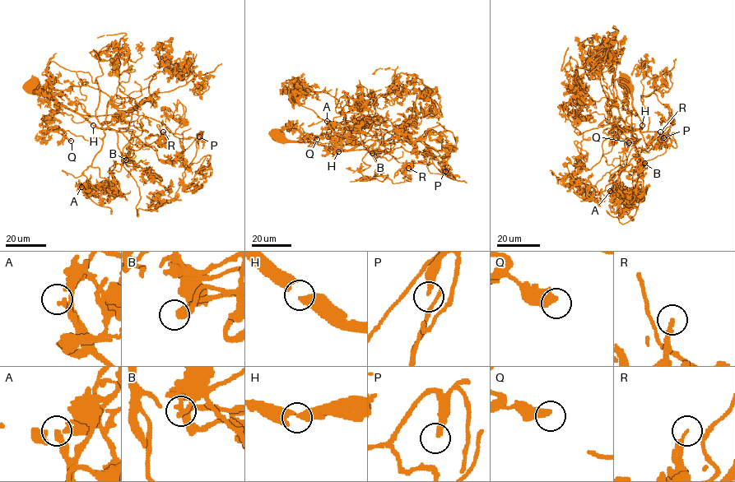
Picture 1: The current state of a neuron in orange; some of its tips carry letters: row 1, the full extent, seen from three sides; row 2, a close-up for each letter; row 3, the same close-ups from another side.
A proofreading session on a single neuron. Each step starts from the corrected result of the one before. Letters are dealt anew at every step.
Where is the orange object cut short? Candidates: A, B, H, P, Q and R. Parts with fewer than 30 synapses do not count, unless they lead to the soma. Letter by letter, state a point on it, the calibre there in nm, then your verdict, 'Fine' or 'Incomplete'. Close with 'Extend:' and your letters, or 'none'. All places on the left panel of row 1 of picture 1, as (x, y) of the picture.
A: Place: (81, 187). Thickness 280 nm. Fine
B: Place: (126, 159). Thickness 280 nm. Fine
H: Place: (93, 125). Thickness 280 nm. Fine
P: Place: (199, 136). Thickness 240 nm. Fine
Q: Place: (71, 141). Thickness 480 nm. Fine
R: Place: (163, 132). Thickness 190 nm. Fine
Extend: none

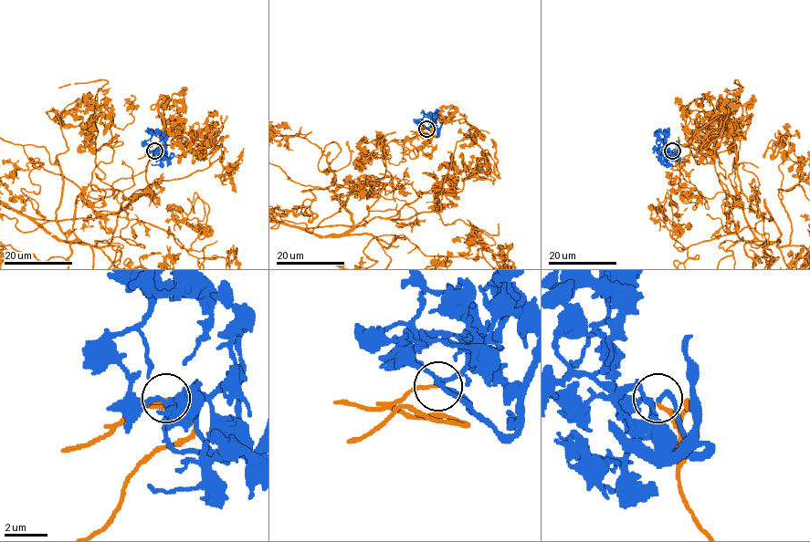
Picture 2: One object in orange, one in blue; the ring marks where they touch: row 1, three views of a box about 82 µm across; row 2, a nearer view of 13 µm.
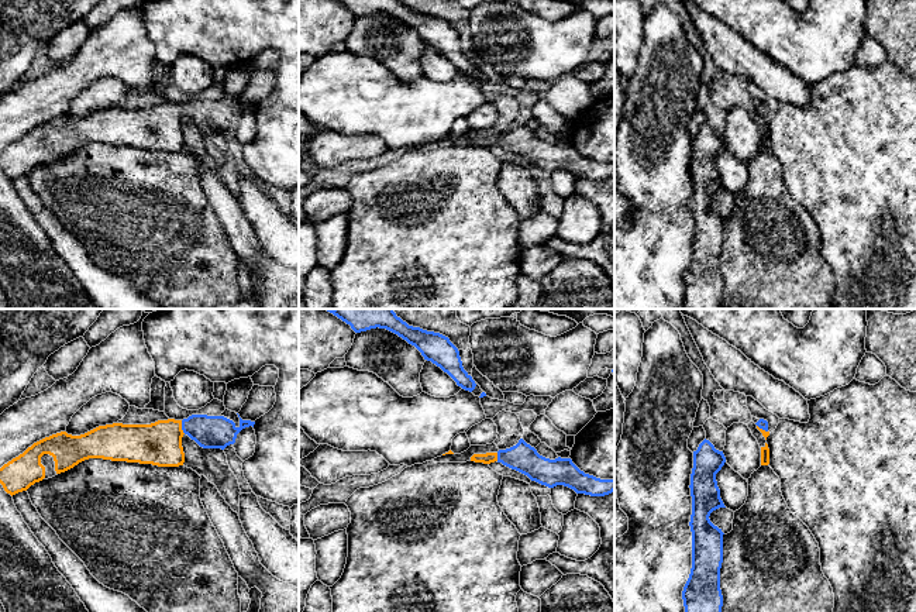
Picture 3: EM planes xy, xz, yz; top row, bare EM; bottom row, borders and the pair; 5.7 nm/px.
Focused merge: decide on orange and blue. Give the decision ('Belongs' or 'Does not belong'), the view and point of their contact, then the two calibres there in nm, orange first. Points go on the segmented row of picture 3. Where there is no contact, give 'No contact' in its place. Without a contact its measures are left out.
Belongs. Touches orange at xy (181, 427). Thickness 240 nm (orange) against 190 nm

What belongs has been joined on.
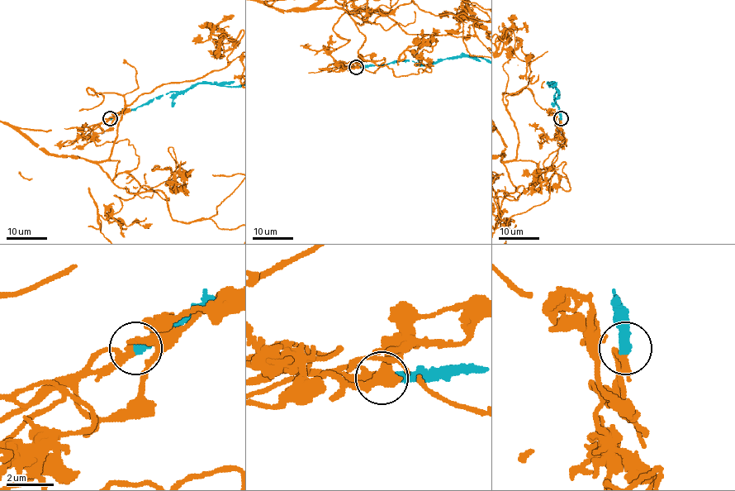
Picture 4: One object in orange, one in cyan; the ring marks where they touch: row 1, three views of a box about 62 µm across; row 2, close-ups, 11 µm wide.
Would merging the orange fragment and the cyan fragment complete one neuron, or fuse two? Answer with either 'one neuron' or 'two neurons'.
one neuron

